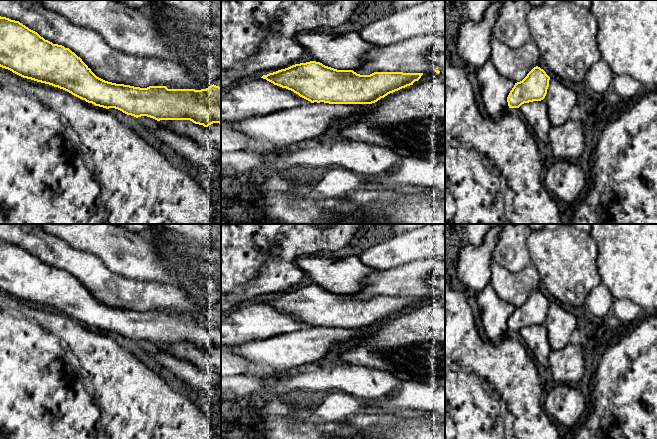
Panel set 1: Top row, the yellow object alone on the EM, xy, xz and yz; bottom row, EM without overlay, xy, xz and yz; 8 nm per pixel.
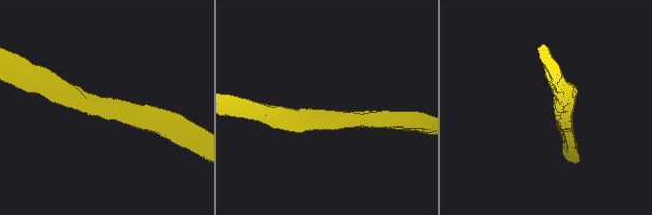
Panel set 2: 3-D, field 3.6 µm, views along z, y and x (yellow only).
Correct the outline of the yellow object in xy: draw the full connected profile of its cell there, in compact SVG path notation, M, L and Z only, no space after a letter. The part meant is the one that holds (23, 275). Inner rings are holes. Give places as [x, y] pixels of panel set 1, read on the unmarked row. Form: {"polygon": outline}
{"polygon": "M0 240L0 291L27 303L45 307L63 313L72 319L106 333L115 332L136 342L147 340L160 344L190 344L195 348L208 351L213 347L221 348L221 311L211 309L206 313L168 313L166 310L147 312L116 308L97 301L91 293L69 272L45 264L37 256L19 245Z"}

